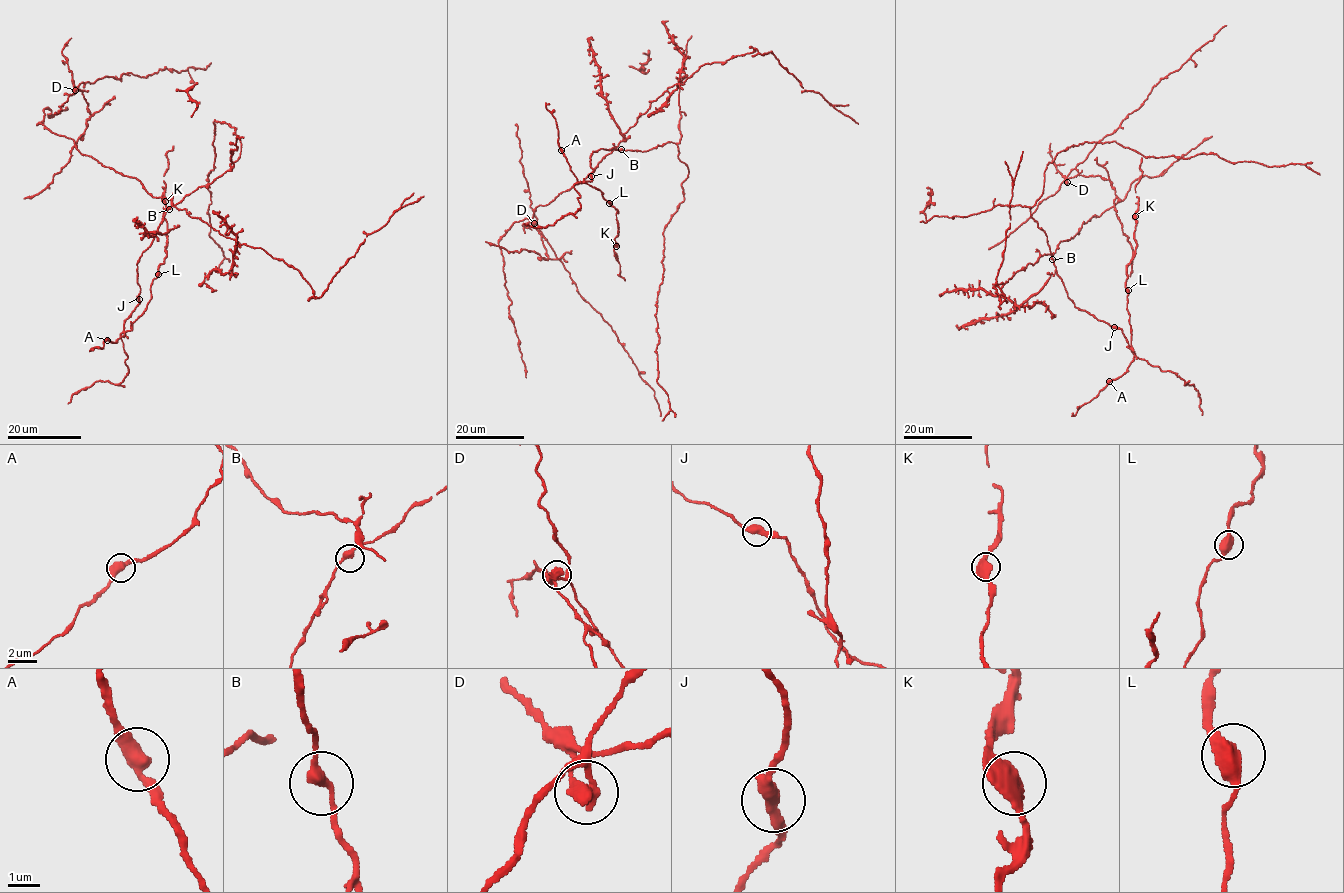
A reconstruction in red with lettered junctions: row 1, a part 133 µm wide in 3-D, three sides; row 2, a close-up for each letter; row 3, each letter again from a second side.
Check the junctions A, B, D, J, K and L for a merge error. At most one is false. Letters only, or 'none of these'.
D

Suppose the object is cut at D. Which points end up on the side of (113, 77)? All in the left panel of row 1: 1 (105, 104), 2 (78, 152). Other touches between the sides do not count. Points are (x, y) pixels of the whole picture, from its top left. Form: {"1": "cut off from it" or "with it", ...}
{"1": "cut off from it", "2": "with it"}

